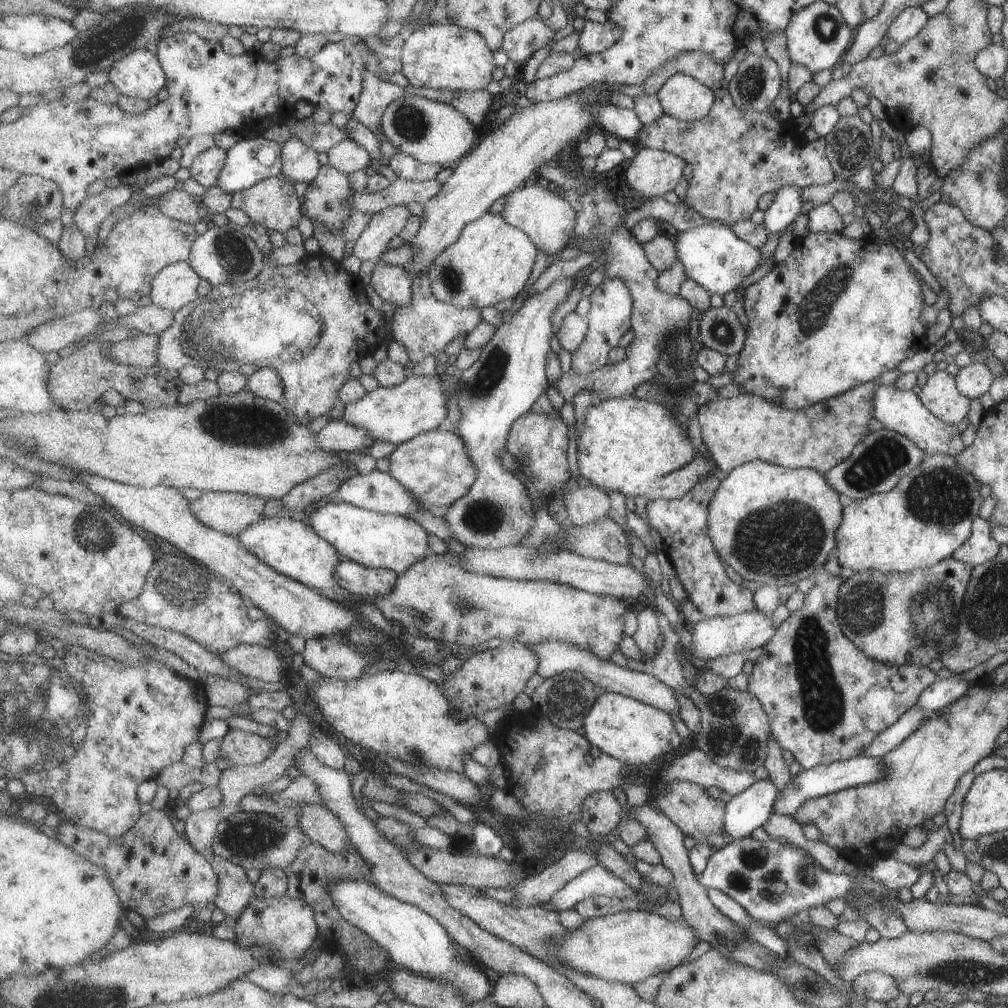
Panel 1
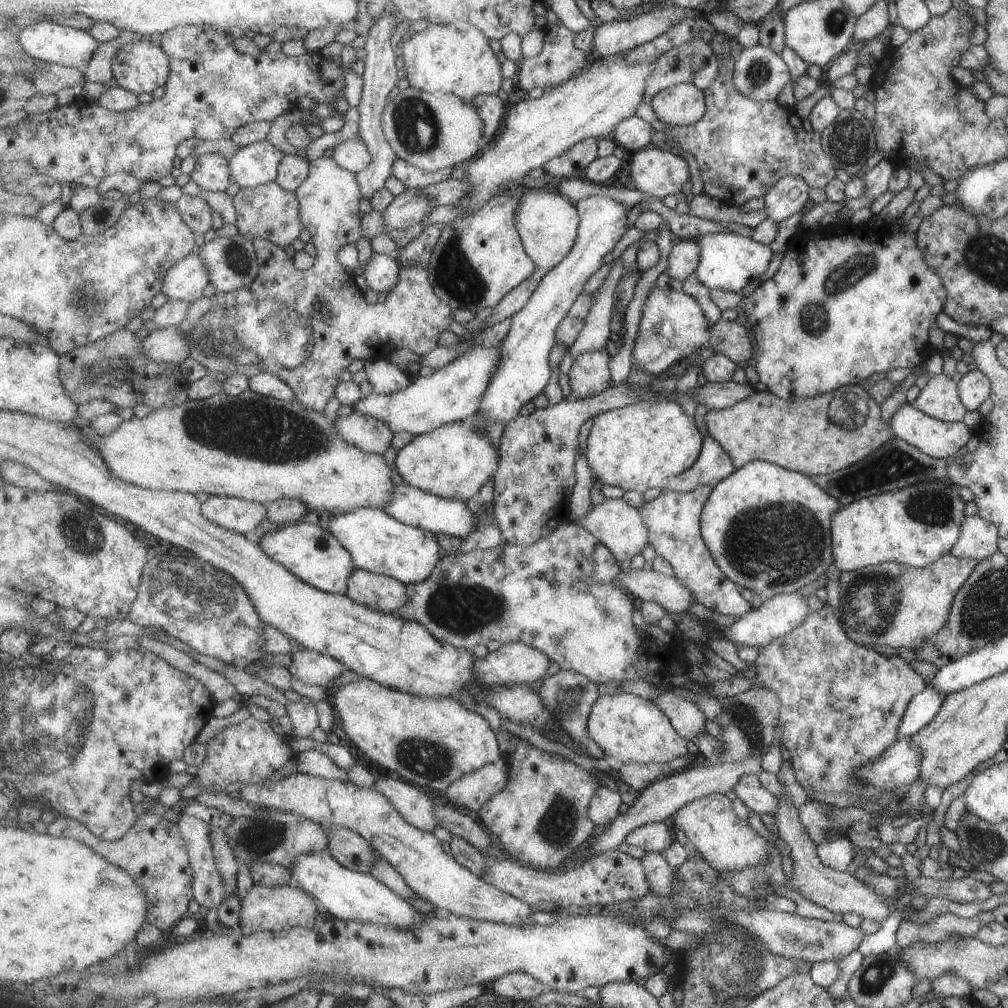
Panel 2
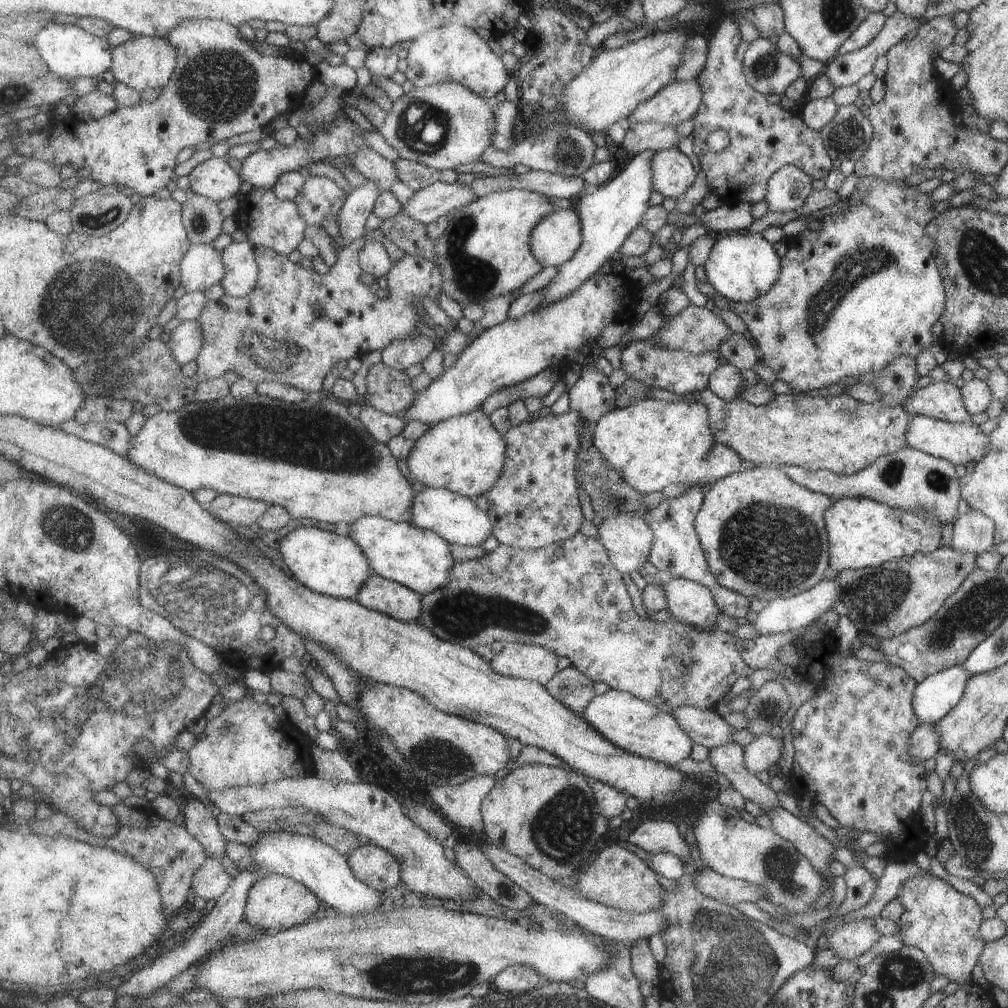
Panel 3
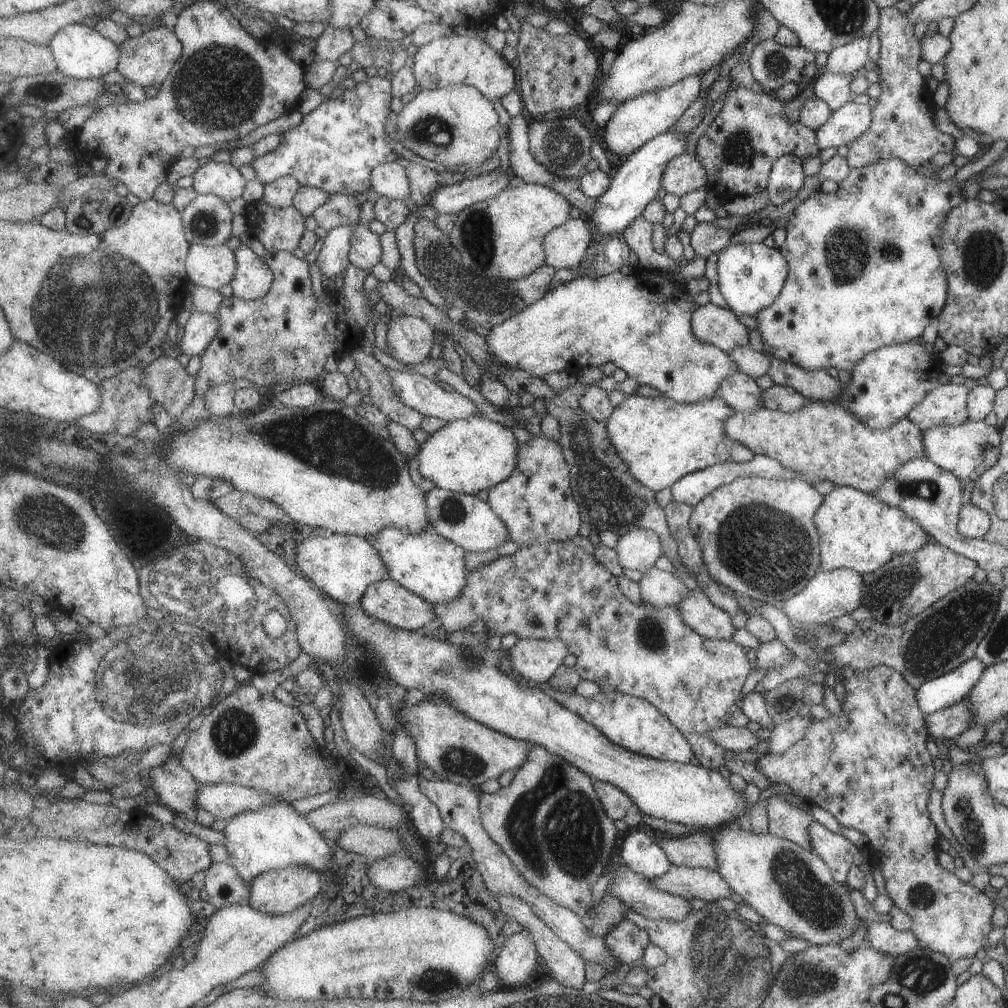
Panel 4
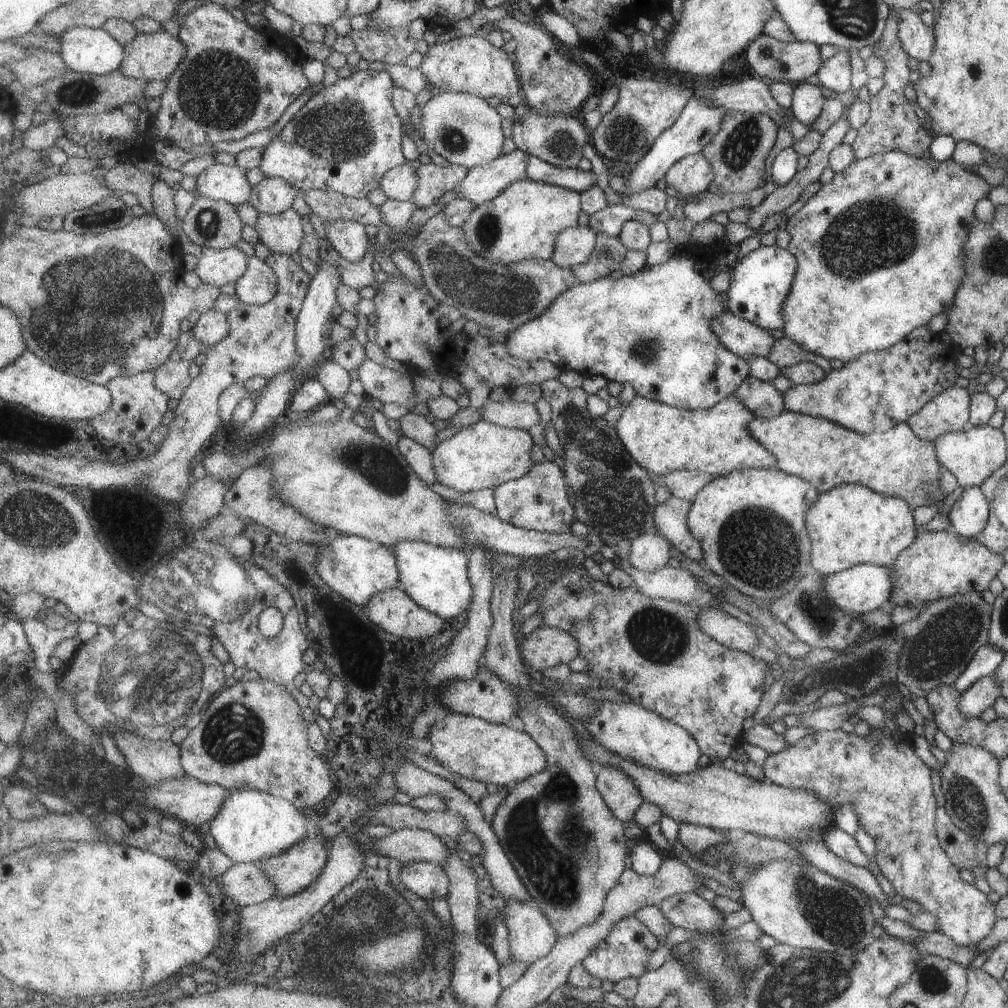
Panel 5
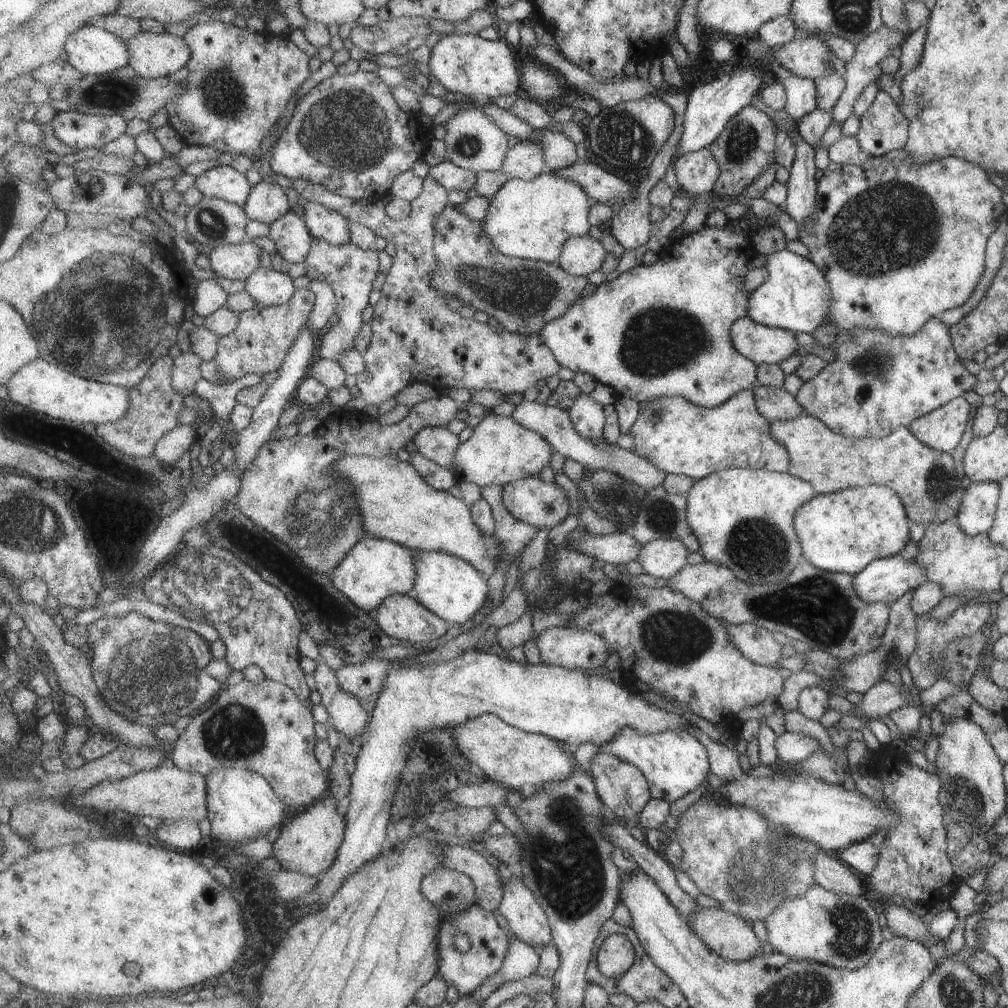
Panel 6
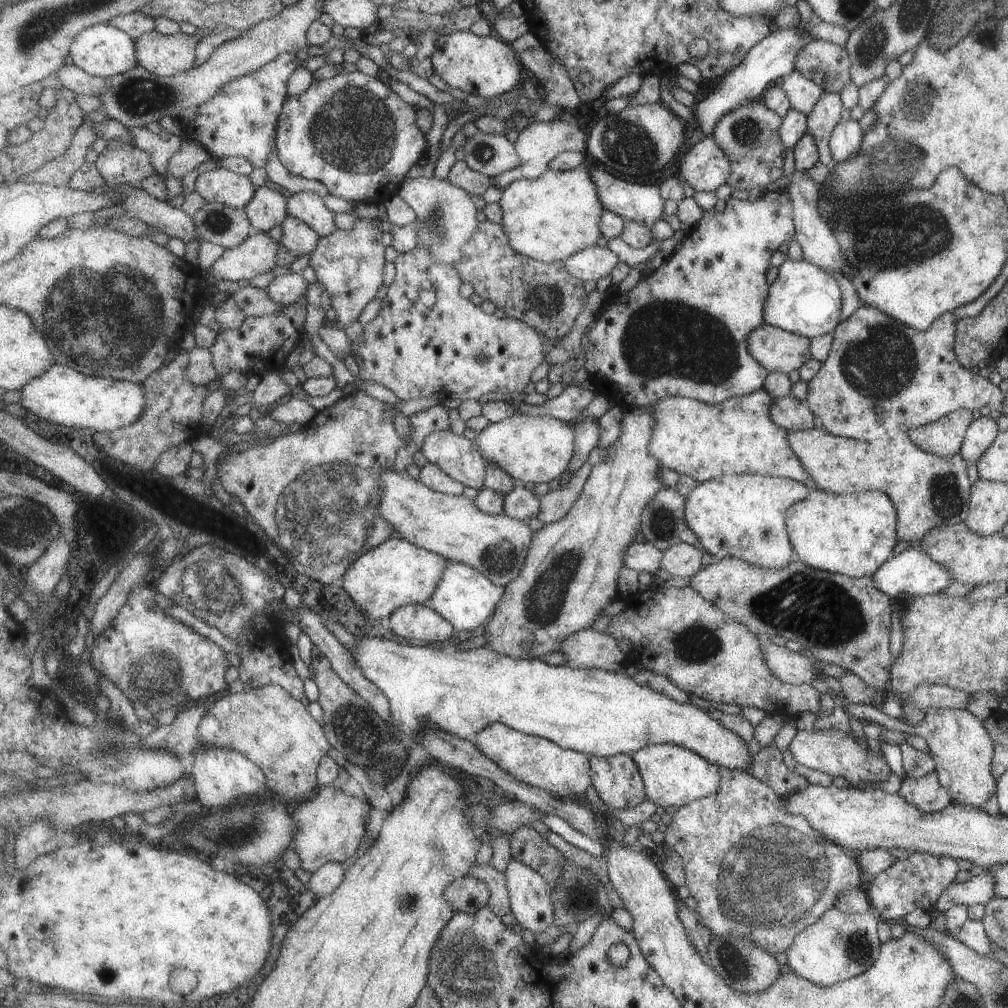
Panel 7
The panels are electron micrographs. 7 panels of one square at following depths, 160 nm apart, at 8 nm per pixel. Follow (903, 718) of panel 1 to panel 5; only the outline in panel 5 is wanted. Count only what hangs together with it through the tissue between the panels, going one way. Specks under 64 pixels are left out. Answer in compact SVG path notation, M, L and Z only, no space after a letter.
M983 644L978 651L974 653L973 659L966 665L966 671L953 680L949 686L955 688L959 694L971 687L973 682L977 682L983 676L991 676L999 662L1003 659L1003 652L999 648Z

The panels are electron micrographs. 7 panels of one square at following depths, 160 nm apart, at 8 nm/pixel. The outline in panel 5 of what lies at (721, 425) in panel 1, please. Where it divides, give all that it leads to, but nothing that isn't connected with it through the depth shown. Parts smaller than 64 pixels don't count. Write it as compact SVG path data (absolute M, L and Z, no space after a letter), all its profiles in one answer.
M785 410L773 418L756 417L749 428L751 436L773 454L776 469L809 481L819 494L842 483L859 484L885 497L901 498L913 510L927 505L927 482L940 476L934 445L915 436L905 421L883 433L862 434L825 418Z

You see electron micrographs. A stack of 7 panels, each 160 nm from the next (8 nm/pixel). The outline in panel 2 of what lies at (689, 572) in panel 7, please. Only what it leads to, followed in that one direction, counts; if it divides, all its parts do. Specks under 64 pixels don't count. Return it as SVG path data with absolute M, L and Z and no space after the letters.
M623 497L607 499L602 504L593 506L587 516L581 518L579 525L594 533L600 541L603 541L603 544L611 549L611 552L614 552L623 571L628 571L631 560L637 554L641 554L647 548L647 544L650 544L650 530L642 513Z

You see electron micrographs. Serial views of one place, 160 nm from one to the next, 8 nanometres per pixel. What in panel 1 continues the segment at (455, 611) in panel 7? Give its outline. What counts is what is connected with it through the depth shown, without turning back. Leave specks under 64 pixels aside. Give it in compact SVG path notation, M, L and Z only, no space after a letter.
M327 503L308 520L323 538L335 545L343 560L355 561L370 569L389 569L402 575L432 553L429 533L422 524L411 518L378 513L351 503Z

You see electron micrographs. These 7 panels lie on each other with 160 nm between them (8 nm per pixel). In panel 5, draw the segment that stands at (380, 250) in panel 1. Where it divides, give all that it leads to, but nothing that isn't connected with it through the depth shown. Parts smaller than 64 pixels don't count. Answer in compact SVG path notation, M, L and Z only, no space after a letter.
M517 148L489 166L474 167L467 174L467 179L455 188L455 194L459 198L465 198L467 202L473 202L475 206L494 200L511 184L528 180L527 156Z

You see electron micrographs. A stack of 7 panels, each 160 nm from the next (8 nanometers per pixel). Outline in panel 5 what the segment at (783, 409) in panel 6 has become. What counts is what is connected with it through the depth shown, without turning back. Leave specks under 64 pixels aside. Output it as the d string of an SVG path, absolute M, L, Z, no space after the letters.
M750 375L734 393L751 410L755 417L773 418L784 412L782 394L770 382Z

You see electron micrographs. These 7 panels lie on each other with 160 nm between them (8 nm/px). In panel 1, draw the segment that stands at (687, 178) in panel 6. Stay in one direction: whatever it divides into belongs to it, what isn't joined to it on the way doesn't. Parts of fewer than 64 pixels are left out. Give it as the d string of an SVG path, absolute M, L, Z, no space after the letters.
M642 148L631 160L625 177L635 194L647 199L663 197L682 182L687 164L675 153Z

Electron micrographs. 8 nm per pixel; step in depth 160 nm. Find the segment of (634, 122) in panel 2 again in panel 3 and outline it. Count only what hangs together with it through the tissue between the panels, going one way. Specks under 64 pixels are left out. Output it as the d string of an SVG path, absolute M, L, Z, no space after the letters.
M637 123L626 126L625 131L623 146L636 155L647 149L673 149L681 140L677 134L677 125Z

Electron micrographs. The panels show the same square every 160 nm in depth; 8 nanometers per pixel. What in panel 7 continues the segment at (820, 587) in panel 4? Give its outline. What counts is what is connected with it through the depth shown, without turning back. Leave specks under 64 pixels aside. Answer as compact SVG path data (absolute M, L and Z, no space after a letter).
M909 546L903 552L891 556L879 566L871 578L876 589L890 598L898 599L939 595L950 582L953 582L950 572L947 572L942 564L935 562L925 551L915 546Z

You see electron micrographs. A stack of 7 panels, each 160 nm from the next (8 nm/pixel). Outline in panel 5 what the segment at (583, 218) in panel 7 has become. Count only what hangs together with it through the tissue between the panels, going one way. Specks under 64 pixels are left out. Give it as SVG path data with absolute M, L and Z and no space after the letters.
M521 180L511 184L494 200L477 206L462 229L471 250L495 264L552 260L558 237L563 230L579 226L581 211L581 193L540 181Z

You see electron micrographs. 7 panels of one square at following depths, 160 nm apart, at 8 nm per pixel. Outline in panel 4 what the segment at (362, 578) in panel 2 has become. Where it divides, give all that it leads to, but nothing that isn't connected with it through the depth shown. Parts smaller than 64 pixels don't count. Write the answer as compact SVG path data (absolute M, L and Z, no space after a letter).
M391 578L371 584L359 605L376 619L411 632L437 618L434 604Z

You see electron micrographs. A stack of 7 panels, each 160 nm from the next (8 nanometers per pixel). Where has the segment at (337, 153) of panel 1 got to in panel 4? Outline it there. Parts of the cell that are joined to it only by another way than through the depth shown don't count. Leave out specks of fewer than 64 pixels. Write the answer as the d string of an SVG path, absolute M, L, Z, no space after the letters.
M396 161L380 164L371 173L372 190L381 197L401 199L412 196L408 170Z

